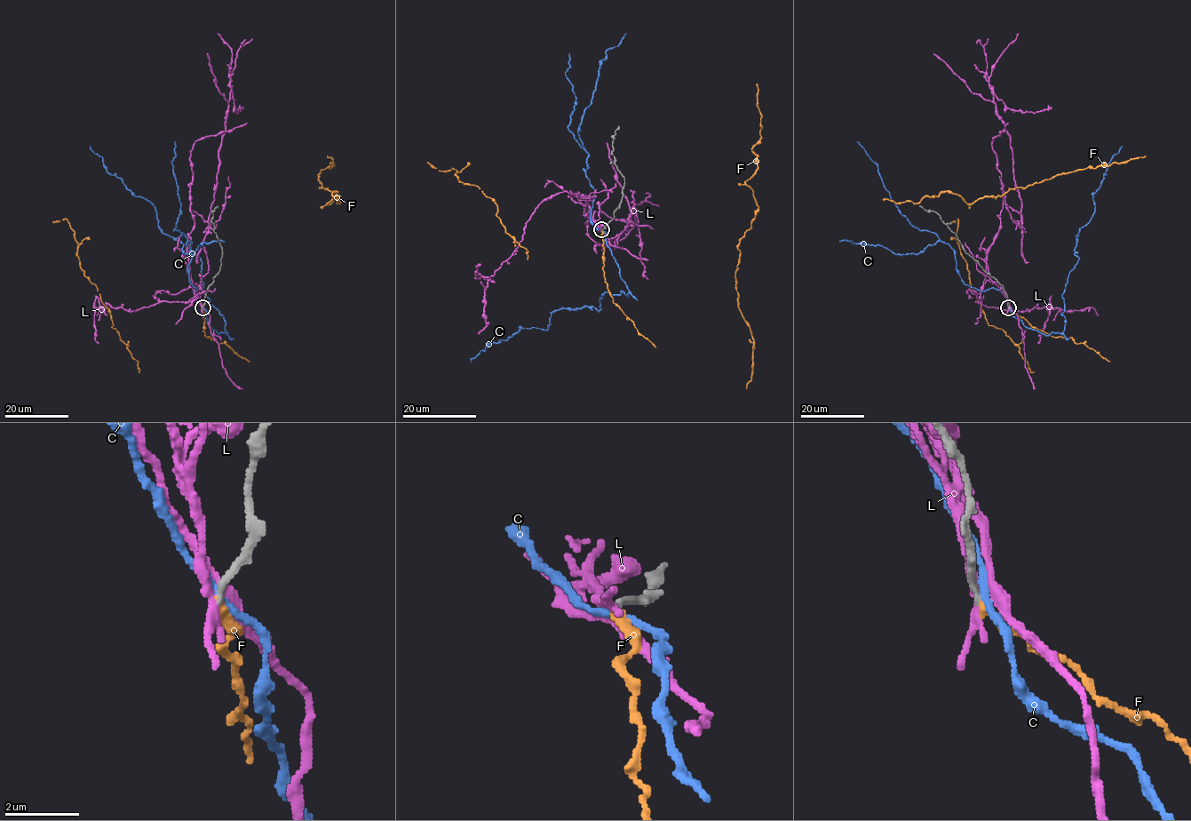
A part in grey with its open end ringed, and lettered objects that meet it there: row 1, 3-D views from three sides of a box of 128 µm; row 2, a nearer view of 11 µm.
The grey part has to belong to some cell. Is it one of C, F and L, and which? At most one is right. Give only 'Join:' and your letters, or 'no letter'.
Join: F

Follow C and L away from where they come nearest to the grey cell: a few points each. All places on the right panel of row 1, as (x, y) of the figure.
C: (1009, 307), (1040, 332), (1064, 330), (1062, 294), (1078, 258), (1076, 235), (1090, 220), (1093, 195), (1123, 146)
L: (1008, 307), (998, 286), (988, 280), (981, 287), (1004, 199), (1022, 220), (1010, 135), (988, 76), (1019, 33)

